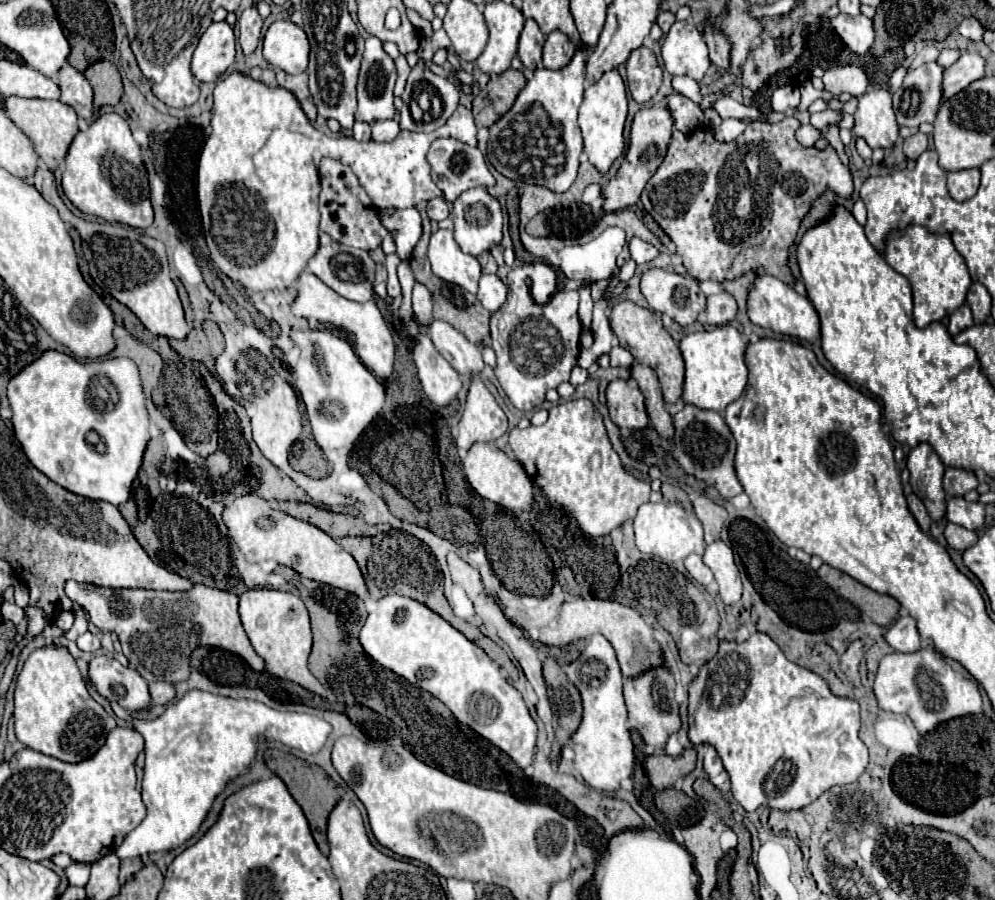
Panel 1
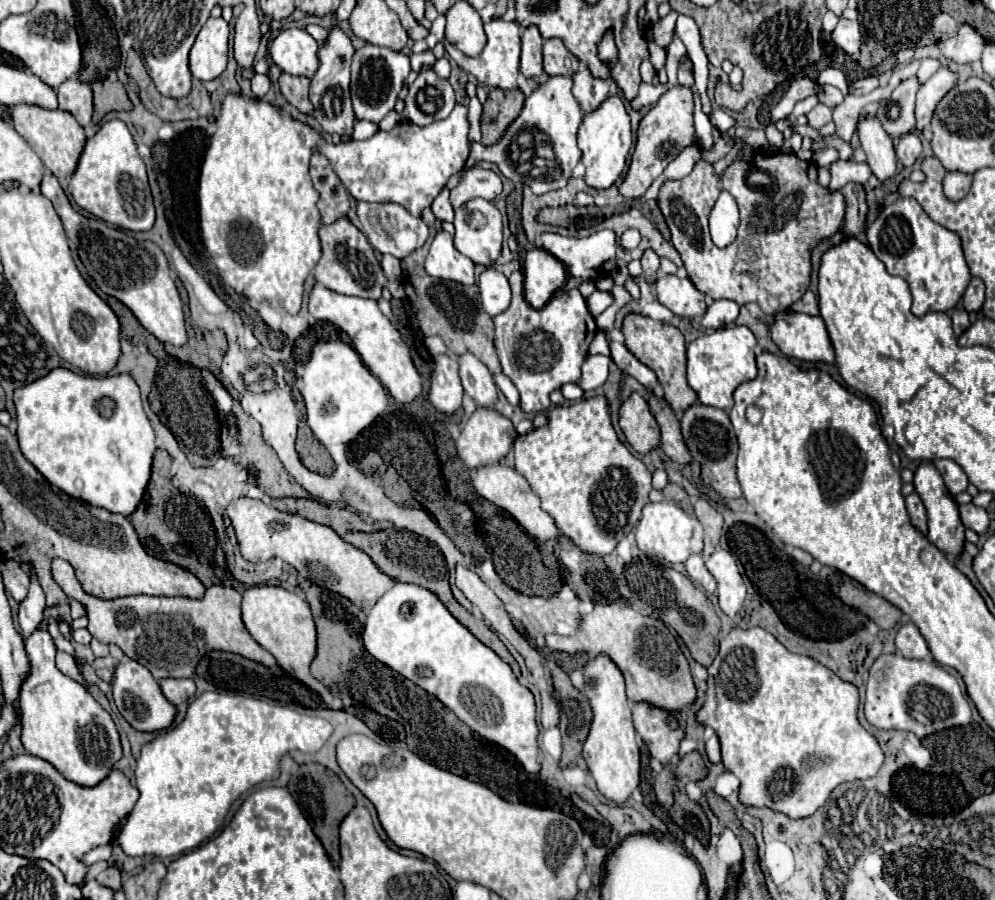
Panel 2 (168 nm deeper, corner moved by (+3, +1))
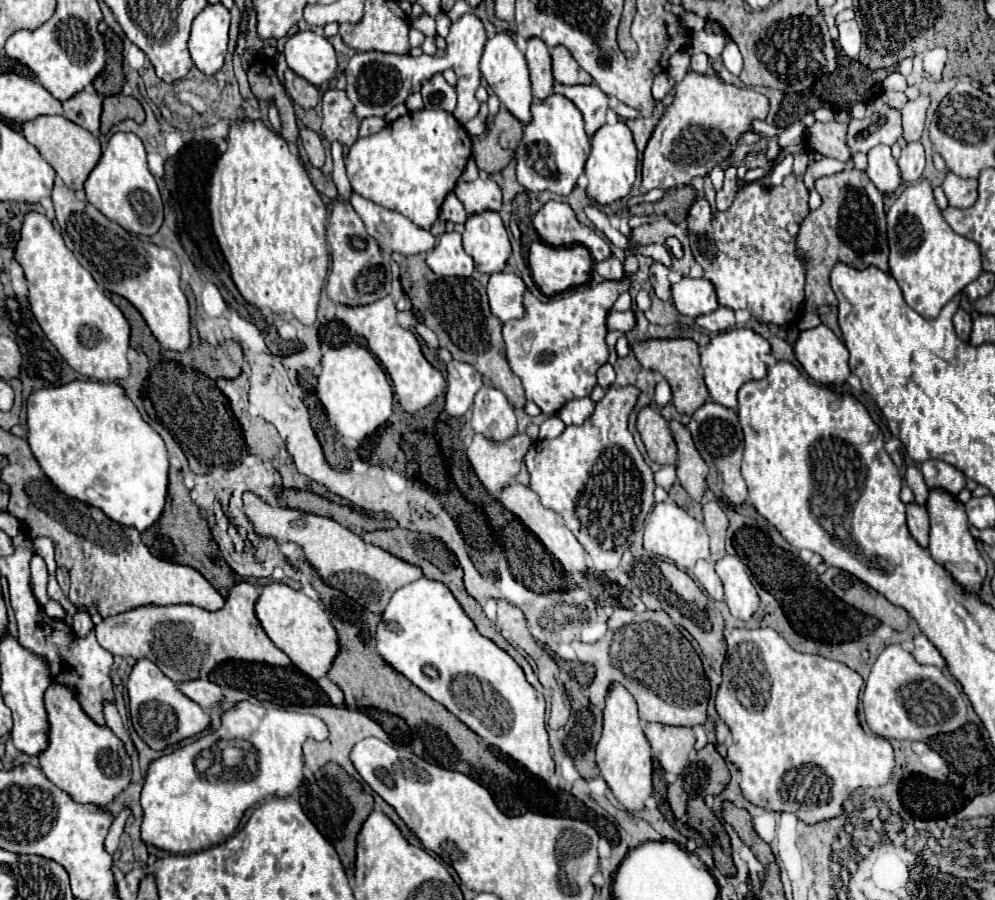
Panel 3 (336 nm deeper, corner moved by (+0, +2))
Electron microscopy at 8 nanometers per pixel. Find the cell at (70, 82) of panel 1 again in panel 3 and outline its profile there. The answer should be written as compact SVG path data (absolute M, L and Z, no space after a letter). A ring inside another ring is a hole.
M89 87L63 103L63 109L65 109L63 117L73 121L75 125L87 129L89 133L93 133L97 137L101 105L103 105L103 97L99 97L97 91L93 87Z

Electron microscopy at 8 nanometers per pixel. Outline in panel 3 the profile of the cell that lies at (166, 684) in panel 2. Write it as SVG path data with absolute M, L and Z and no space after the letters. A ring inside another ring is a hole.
M196 679L189 683L179 683L179 689L191 700L197 701L203 710L220 705L224 699L224 690L209 679Z

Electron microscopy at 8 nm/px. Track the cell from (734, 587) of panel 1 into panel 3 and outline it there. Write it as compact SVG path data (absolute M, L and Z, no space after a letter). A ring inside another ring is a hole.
M727 555L715 563L715 571L725 585L725 603L731 615L749 621L759 607L759 595L747 575L747 567L737 557Z

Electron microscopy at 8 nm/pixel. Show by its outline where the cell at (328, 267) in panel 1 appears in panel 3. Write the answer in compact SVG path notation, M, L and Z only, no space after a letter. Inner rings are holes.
M335 141L331 147L333 153L333 181L337 185L339 195L343 201L335 201L333 211L329 215L329 227L327 227L327 241L331 245L331 273L327 279L327 295L333 303L341 303L347 307L361 307L369 305L377 299L383 299L391 291L391 273L385 265L383 253L377 245L377 241L365 231L365 225L361 217L353 211L349 205L351 197L351 185L345 175L345 163L343 163L343 147Z

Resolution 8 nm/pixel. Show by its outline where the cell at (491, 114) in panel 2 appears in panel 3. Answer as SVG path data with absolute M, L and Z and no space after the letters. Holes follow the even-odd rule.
M499 109L493 123L485 129L483 135L473 137L473 159L479 171L499 173L503 171L517 151L523 135L523 125L507 113L507 109Z

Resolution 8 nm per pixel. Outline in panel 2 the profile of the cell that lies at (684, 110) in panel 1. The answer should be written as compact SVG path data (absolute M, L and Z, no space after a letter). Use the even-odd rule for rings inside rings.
M680 64L678 68L678 84L692 88L694 86L694 76L692 76L692 64Z

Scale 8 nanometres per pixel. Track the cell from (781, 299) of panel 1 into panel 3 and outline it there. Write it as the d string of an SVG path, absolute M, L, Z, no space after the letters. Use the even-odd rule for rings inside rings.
M825 325L803 331L797 339L795 355L807 375L817 383L843 385L851 375L851 369L847 365L847 347Z

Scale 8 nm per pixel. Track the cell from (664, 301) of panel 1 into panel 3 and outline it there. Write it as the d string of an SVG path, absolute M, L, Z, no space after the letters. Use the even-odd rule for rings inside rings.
M683 277L673 285L673 303L679 313L687 317L699 317L715 311L719 307L715 287L709 279L691 279Z

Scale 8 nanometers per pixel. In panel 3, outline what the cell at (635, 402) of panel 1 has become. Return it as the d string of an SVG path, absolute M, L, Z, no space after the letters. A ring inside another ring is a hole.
M645 407L637 417L637 429L645 443L649 457L659 465L673 465L677 461L677 445L669 423L651 407Z

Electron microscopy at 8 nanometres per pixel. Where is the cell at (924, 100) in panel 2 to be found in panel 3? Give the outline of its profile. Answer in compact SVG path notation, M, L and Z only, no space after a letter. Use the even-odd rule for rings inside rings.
M919 97L917 101L911 101L901 107L901 127L903 127L901 137L905 143L913 143L913 141L921 139L927 105L929 105L929 99Z

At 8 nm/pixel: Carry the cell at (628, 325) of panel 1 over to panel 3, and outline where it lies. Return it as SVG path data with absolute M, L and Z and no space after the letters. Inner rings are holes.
M653 339L653 341L637 343L633 347L633 351L645 369L661 373L667 379L667 383L671 385L671 391L673 391L673 405L677 407L679 413L693 415L707 401L703 369L701 369L699 351L697 351L695 341L691 341L691 339Z

